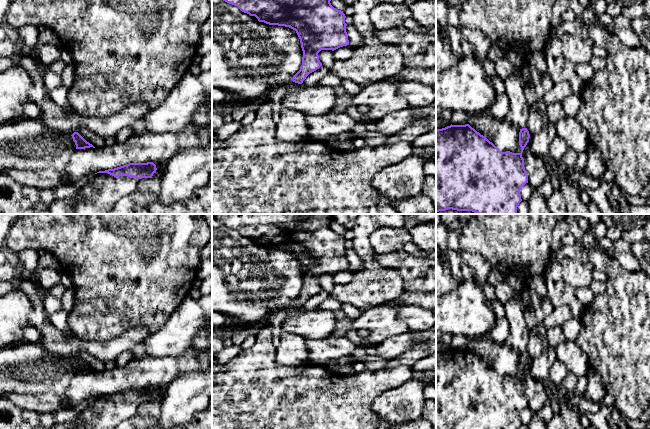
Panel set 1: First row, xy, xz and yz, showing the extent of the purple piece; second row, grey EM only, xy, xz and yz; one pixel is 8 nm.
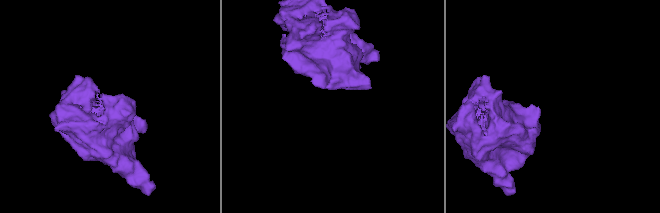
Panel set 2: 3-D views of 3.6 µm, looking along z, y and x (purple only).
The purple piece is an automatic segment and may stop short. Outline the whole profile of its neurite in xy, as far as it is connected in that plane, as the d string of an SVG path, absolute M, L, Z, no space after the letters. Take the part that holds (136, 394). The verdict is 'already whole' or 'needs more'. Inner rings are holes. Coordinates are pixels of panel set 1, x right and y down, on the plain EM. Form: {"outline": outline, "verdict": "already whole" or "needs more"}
{"outline": "M153 386L129 387L114 393L99 395L97 397L108 397L114 401L128 400L137 403L152 402L157 392Z", "verdict": "already whole"}

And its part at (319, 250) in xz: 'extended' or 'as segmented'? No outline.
as segmented

